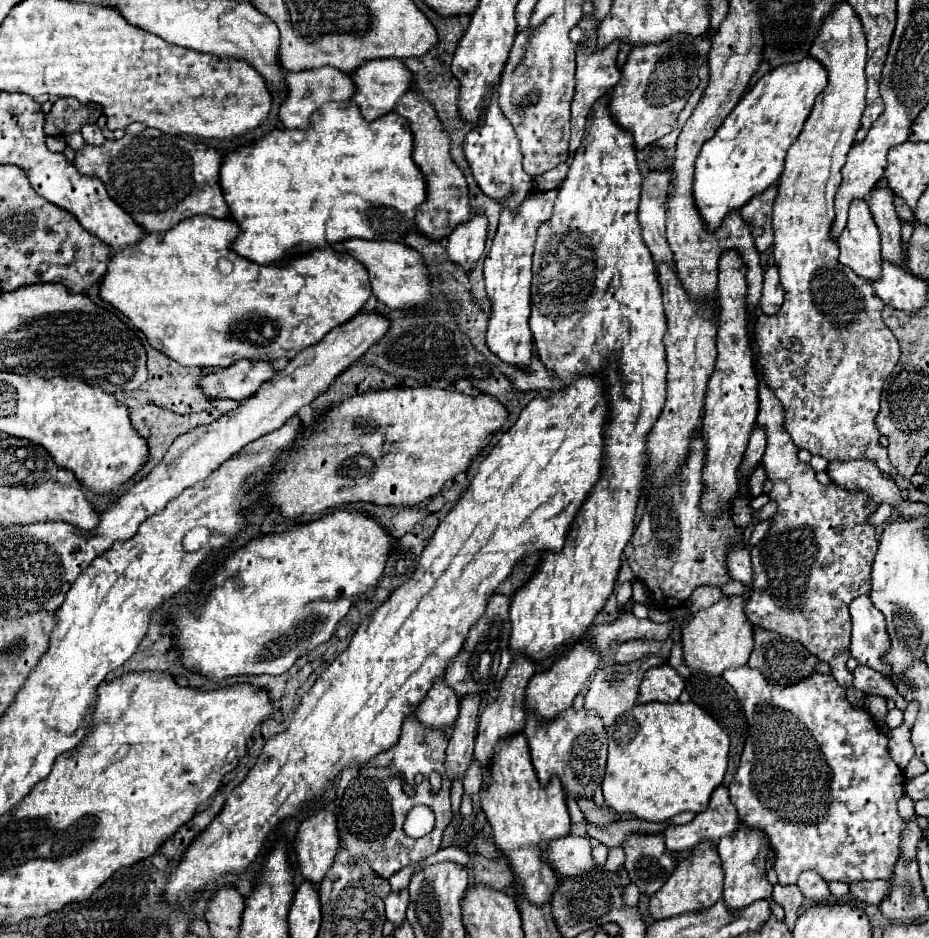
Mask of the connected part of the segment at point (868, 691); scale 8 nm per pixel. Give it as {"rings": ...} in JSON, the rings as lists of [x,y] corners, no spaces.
{"rings":[[[859,665],[853,671],[853,687],[863,691],[865,695],[881,695],[881,697],[889,697],[896,703],[896,707],[904,711],[907,708],[907,702],[901,695],[897,693],[897,689],[875,669]]]}

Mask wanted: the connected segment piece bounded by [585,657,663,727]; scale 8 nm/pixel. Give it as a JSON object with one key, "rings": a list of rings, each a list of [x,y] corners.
{"rings":[[[643,657],[643,661],[633,661],[631,665],[619,665],[619,663],[615,663],[615,665],[599,669],[597,675],[593,677],[591,685],[589,685],[587,695],[585,695],[585,709],[595,711],[601,717],[603,725],[609,727],[621,713],[625,713],[627,709],[631,709],[635,705],[643,673],[647,669],[651,669],[651,667],[657,667],[657,665],[663,665],[661,657]]]}

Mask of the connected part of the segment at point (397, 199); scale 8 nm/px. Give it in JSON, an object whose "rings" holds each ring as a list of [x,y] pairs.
{"rings":[[[349,101],[343,105],[323,105],[323,109],[319,113],[315,113],[315,117],[311,117],[311,119],[313,119],[311,129],[305,129],[305,131],[303,129],[275,129],[275,131],[267,133],[261,141],[229,153],[221,165],[221,189],[225,193],[225,201],[231,209],[231,217],[241,227],[241,235],[235,241],[233,249],[235,249],[235,253],[239,253],[241,257],[245,257],[253,263],[259,263],[259,265],[279,263],[287,255],[305,255],[313,249],[331,247],[335,243],[343,243],[353,237],[371,239],[371,241],[403,241],[403,237],[415,229],[415,211],[427,197],[427,181],[425,181],[423,171],[413,161],[415,145],[413,145],[413,133],[409,129],[407,119],[393,111],[393,113],[387,113],[385,117],[381,117],[379,121],[367,123],[355,101]]]}

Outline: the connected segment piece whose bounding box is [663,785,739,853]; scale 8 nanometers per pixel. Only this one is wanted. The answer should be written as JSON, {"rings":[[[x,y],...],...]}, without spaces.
{"rings":[[[719,785],[713,793],[707,811],[695,815],[695,819],[687,825],[671,825],[663,837],[669,851],[691,851],[703,841],[711,841],[717,845],[721,837],[729,837],[739,829],[739,819],[735,807],[729,801],[729,791]]]}

